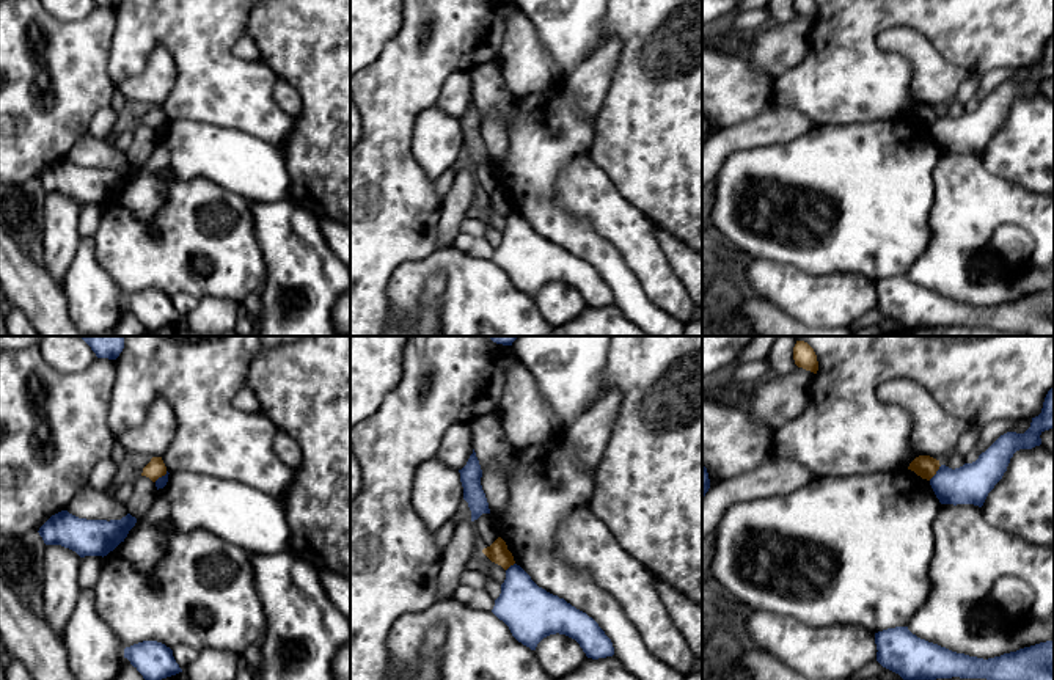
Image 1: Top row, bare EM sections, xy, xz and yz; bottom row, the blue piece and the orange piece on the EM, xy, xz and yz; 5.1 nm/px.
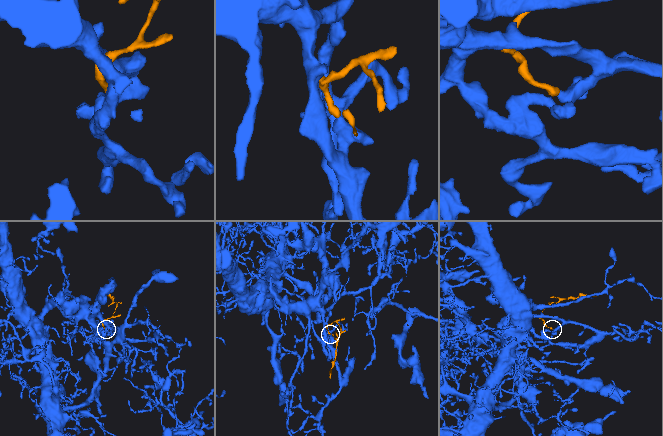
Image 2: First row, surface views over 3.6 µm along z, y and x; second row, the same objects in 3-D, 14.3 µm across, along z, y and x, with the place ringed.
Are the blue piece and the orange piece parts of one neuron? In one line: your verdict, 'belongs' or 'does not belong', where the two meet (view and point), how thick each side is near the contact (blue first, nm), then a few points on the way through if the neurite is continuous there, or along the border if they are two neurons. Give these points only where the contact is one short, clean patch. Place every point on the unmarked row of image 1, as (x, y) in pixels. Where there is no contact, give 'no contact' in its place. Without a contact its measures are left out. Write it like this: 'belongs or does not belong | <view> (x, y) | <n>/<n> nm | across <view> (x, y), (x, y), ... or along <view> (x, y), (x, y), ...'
does not belong | yz (936, 121) | 200/120 nm | along yz (941, 113), (929, 127)

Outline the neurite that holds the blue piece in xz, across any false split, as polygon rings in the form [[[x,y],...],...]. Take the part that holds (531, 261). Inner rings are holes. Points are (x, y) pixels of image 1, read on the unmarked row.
[[[517,212],[506,218],[492,261],[531,298],[536,298],[543,286],[559,281],[575,287],[587,306],[614,303],[611,287],[592,265],[539,236]]]

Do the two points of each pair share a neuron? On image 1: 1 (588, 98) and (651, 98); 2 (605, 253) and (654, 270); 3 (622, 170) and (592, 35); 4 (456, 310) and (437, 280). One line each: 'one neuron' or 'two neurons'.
1: two neurons
2: two neurons
3: two neurons
4: two neurons

